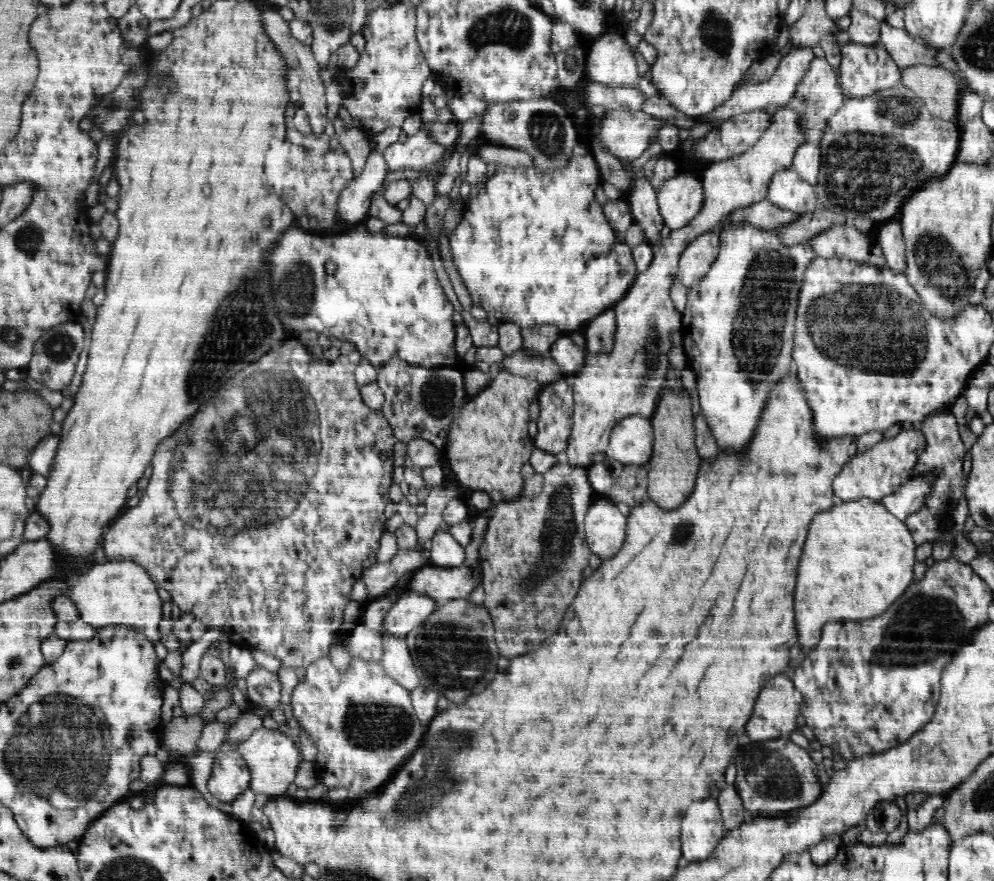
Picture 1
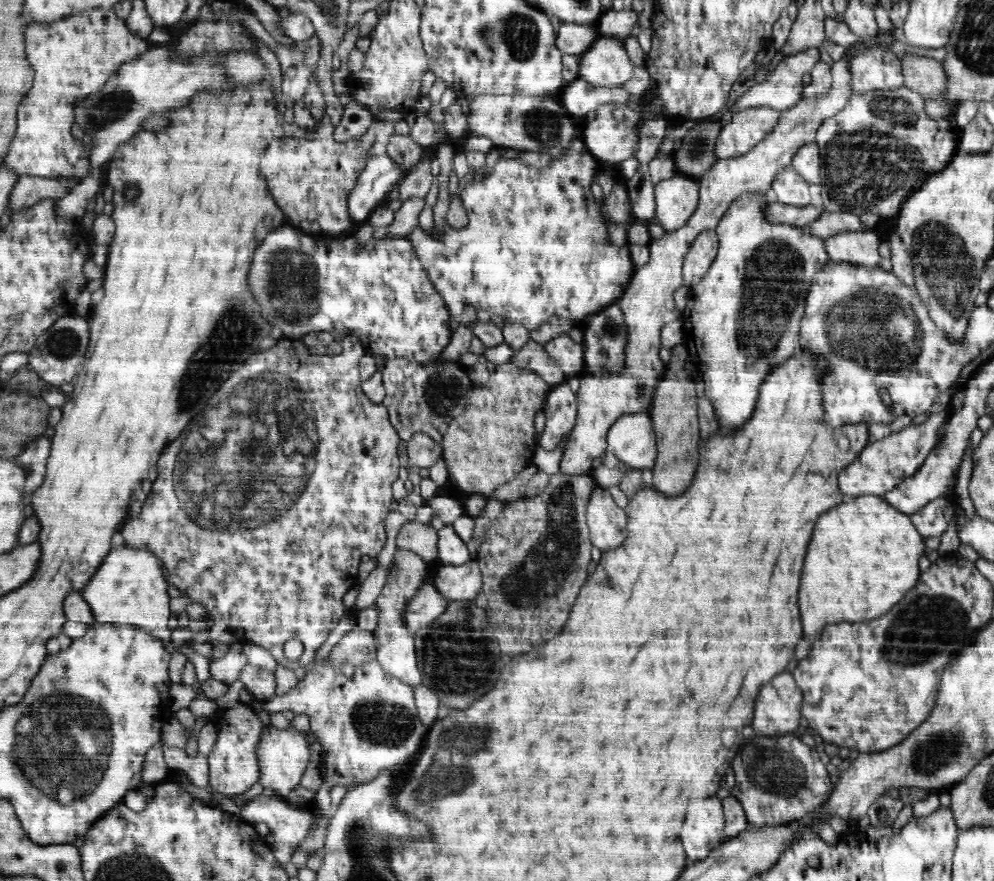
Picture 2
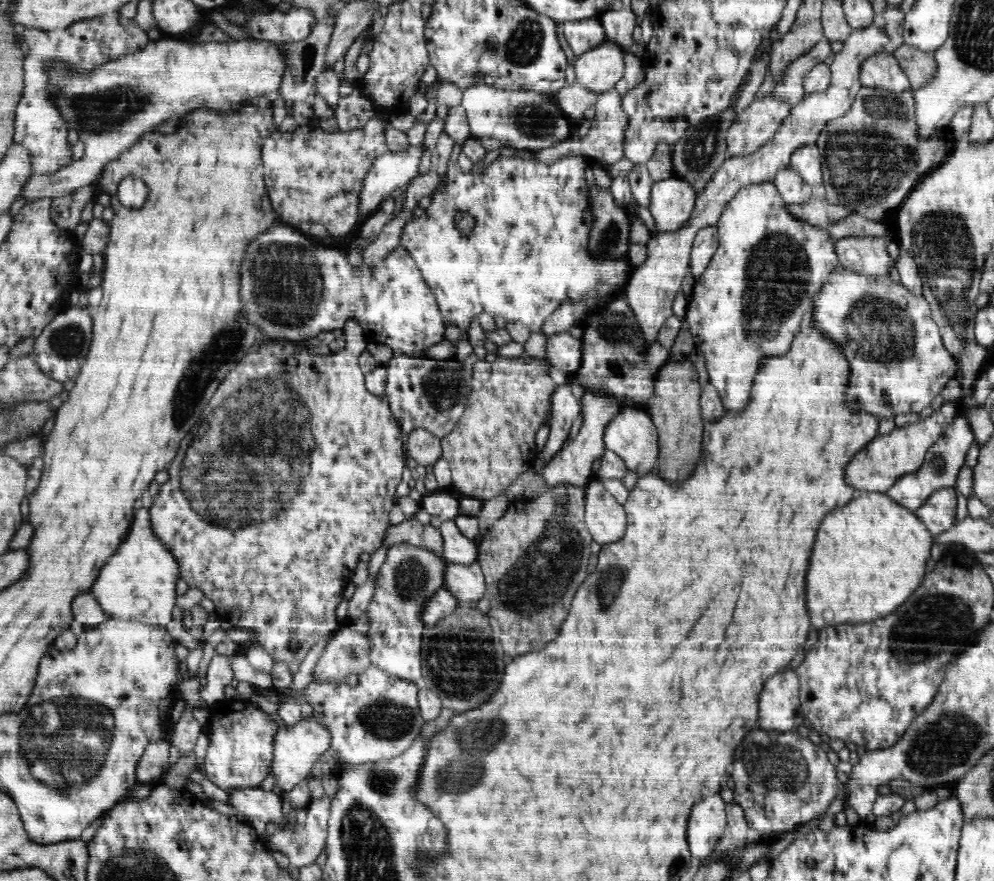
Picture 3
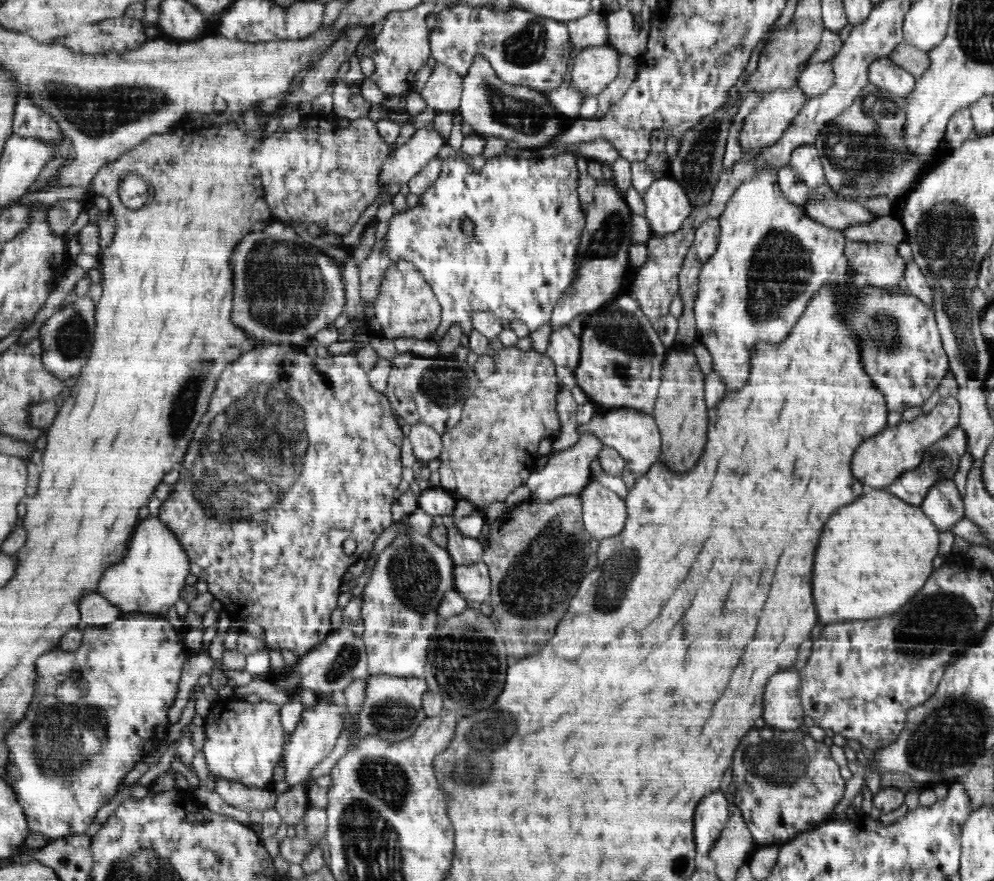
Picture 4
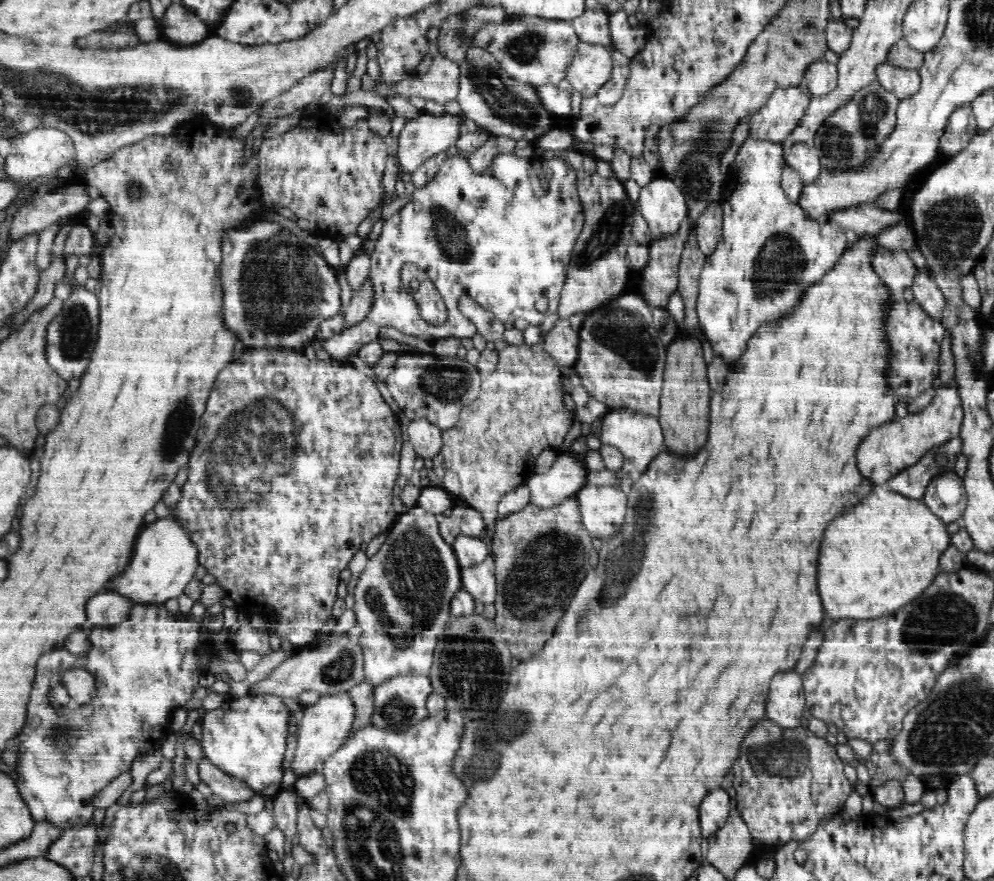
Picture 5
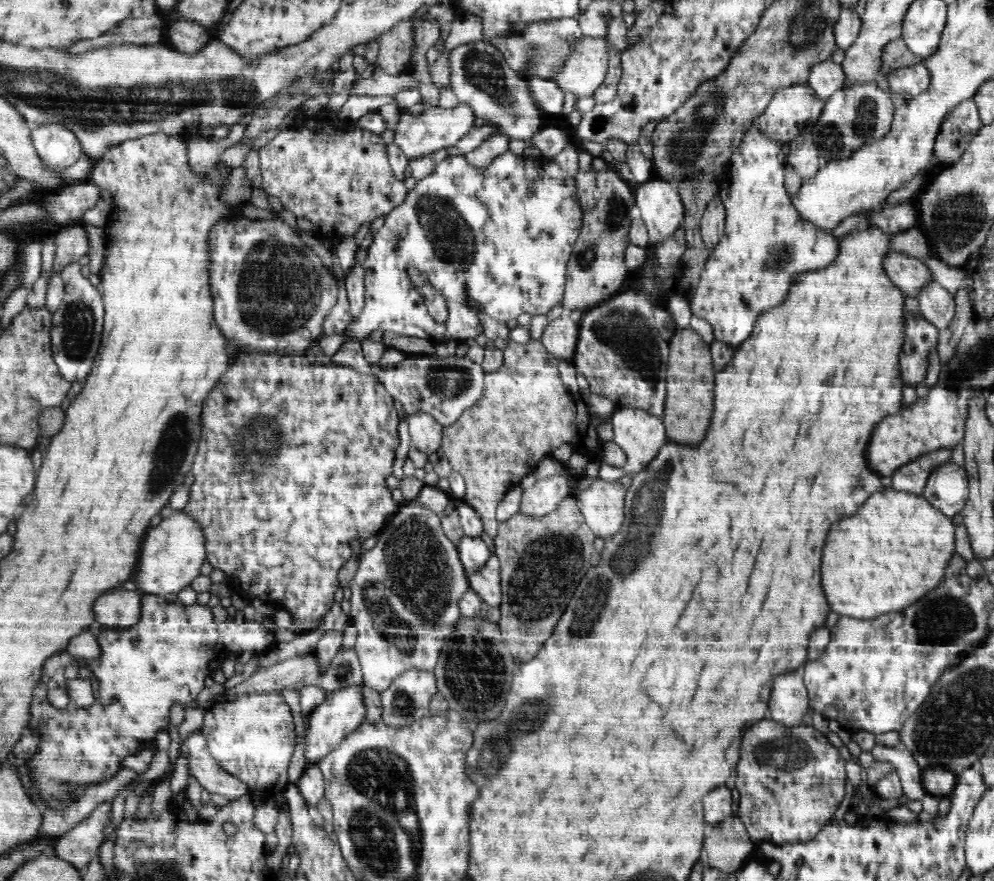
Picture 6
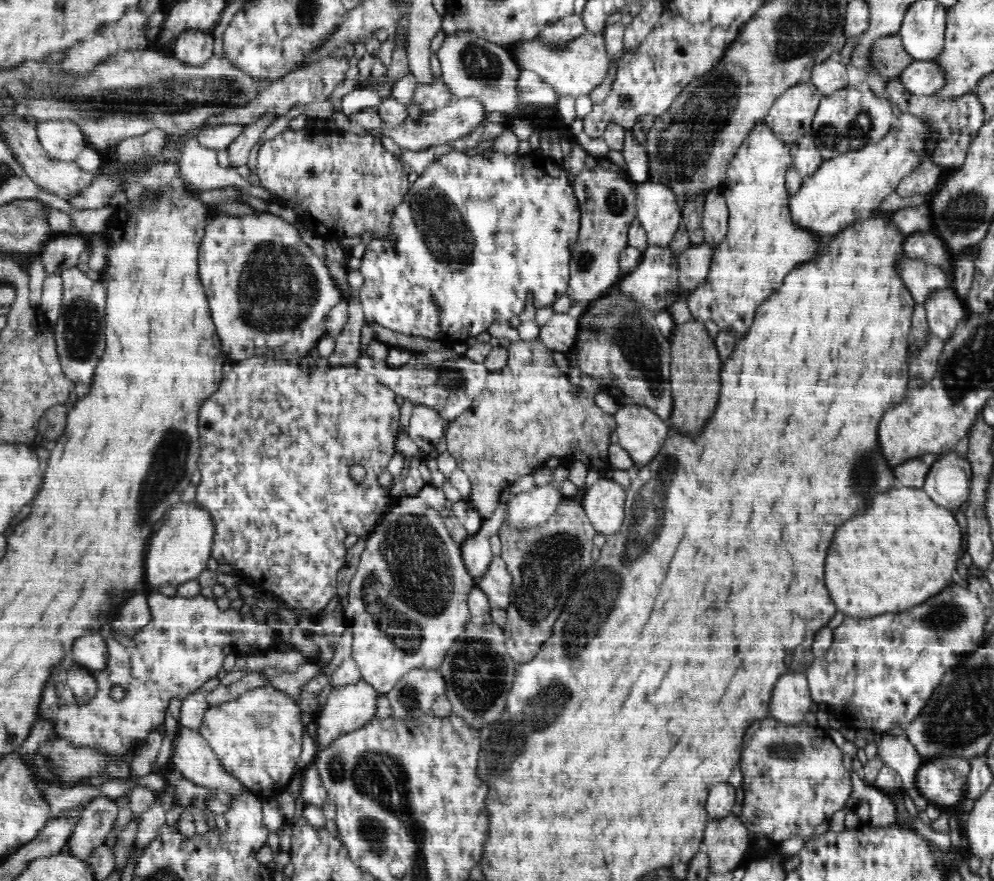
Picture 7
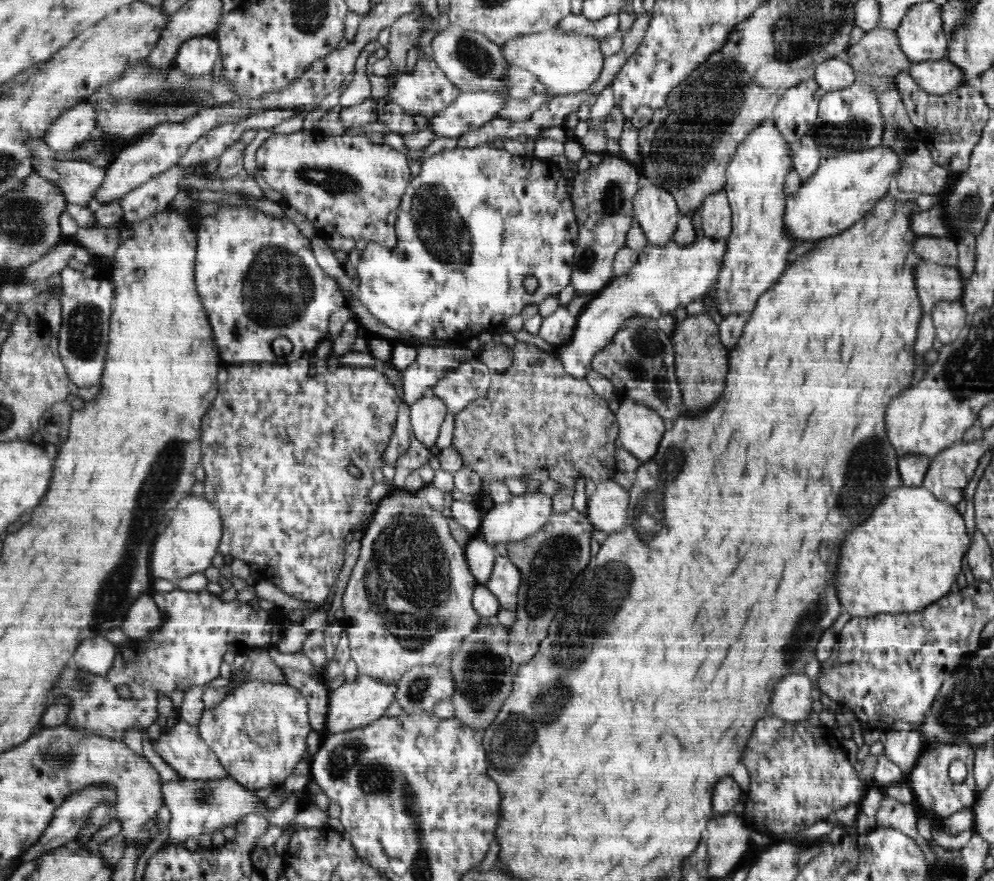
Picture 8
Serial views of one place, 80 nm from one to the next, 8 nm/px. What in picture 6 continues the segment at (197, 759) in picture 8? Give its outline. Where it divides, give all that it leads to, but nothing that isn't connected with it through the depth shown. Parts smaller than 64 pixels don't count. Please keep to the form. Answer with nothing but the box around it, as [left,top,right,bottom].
[182,729,248,801]

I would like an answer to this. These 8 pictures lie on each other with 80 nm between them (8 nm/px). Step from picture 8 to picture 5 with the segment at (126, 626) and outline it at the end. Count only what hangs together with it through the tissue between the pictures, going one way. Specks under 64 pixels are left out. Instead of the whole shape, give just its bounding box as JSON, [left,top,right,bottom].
[88,594,133,627]

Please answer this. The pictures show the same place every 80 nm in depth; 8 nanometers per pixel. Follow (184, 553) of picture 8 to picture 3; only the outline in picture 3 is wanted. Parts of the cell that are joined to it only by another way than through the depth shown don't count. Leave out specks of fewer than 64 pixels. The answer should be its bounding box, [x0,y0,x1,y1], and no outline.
[91,508,180,626]

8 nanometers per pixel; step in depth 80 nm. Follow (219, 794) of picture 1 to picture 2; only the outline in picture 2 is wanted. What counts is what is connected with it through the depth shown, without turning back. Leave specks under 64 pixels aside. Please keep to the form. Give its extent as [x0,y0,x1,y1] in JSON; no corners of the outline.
[207,703,264,798]

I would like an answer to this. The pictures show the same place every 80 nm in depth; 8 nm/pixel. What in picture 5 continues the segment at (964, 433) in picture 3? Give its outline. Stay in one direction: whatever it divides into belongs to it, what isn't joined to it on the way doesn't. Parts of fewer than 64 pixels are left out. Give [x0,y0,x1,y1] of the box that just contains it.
[887,436,961,500]

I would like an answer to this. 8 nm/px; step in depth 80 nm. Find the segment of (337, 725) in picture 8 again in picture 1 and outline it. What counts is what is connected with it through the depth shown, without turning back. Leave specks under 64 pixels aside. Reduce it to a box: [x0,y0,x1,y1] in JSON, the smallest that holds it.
[242,727,302,798]

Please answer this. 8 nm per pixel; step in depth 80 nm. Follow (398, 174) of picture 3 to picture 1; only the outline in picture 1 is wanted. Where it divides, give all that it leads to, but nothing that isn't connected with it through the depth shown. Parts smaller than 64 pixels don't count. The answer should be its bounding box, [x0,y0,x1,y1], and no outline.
[339,152,390,224]

